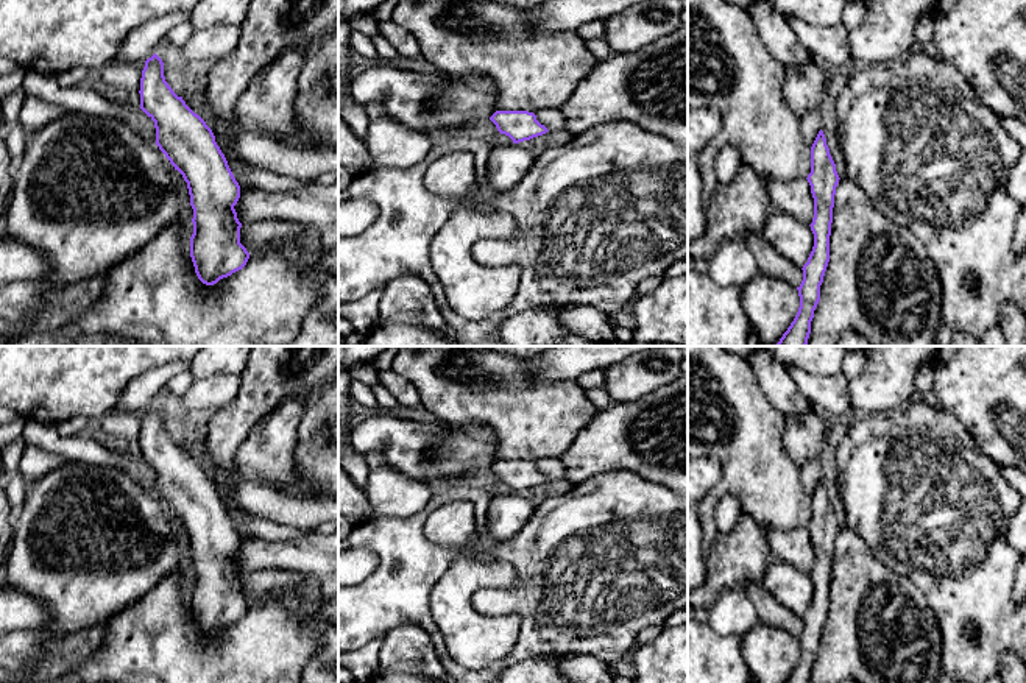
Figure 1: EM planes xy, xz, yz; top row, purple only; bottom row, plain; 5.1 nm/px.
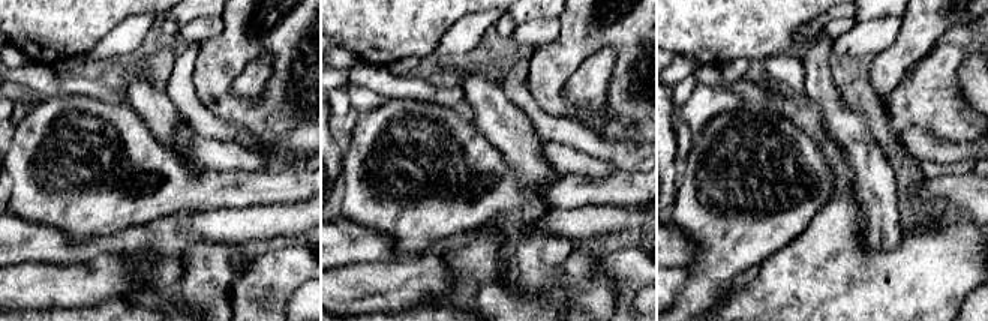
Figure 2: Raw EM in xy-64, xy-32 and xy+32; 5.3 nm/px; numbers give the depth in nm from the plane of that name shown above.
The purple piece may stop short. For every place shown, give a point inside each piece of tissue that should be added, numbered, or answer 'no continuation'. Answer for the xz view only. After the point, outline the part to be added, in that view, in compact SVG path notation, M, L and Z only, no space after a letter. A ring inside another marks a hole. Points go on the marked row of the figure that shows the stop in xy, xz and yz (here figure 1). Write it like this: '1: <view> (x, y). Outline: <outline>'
no continuation

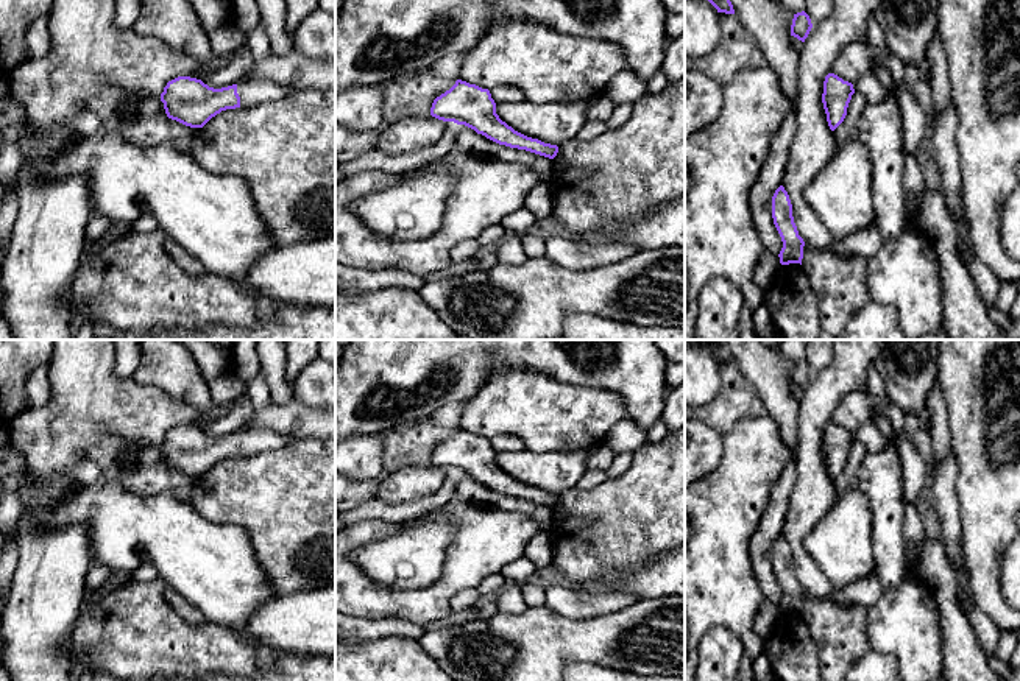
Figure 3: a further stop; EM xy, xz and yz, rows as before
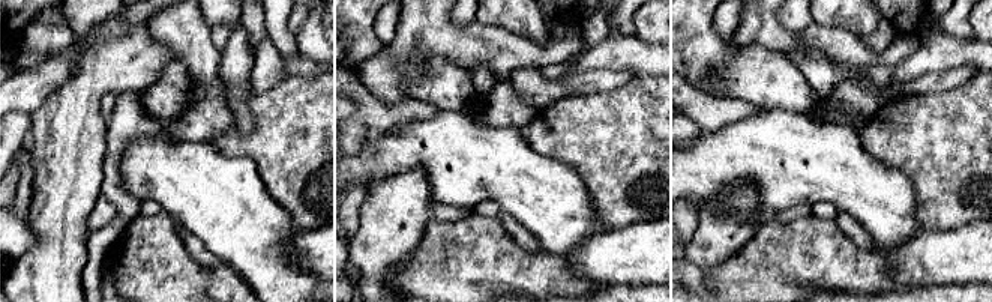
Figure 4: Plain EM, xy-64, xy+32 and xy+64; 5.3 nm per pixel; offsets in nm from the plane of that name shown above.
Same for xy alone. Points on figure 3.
1: xy (251, 92). Outline: M243 79L237 83L240 108L251 108L260 103L279 100L290 94L290 87L271 79Z

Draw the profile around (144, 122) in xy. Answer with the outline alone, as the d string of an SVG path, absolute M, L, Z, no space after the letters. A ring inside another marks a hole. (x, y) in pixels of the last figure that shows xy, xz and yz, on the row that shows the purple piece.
M161 97L128 101L104 125L131 143L186 146L195 128L167 117Z

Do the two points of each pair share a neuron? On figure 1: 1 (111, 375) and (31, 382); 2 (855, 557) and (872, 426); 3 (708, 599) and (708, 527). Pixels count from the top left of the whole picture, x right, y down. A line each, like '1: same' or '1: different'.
1: same
2: different
3: different

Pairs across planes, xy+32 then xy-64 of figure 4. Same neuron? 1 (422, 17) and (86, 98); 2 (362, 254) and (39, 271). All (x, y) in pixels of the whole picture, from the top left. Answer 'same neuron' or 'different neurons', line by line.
1: same neuron
2: same neuron

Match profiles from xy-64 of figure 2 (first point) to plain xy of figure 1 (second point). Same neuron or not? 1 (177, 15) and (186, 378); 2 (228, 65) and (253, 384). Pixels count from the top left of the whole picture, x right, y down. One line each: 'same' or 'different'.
1: different
2: same

